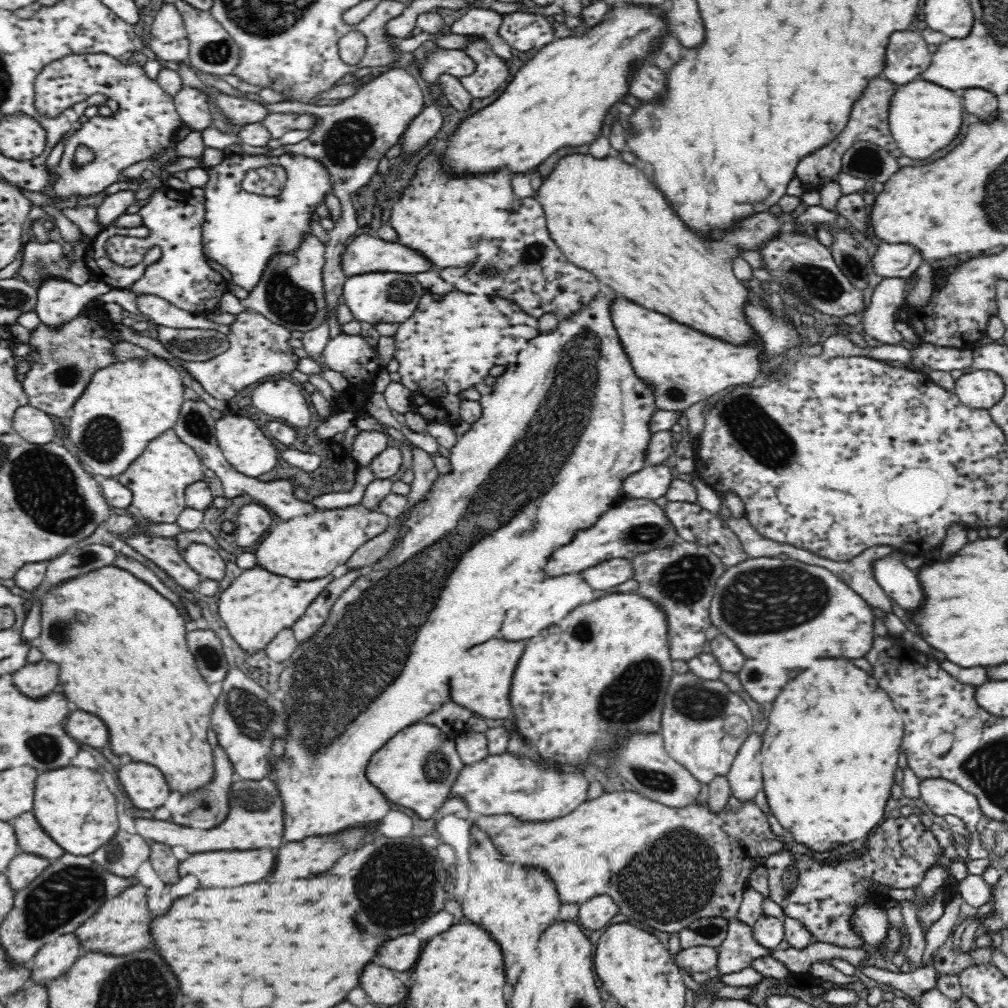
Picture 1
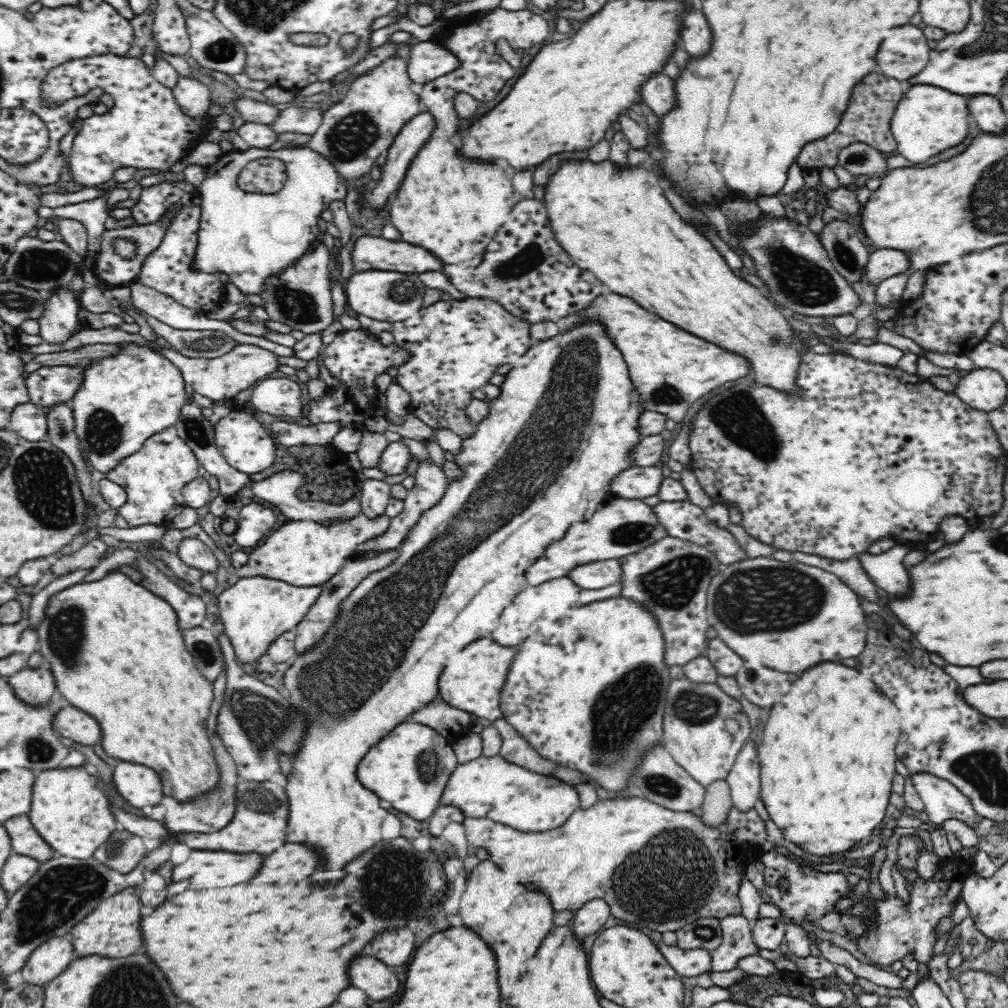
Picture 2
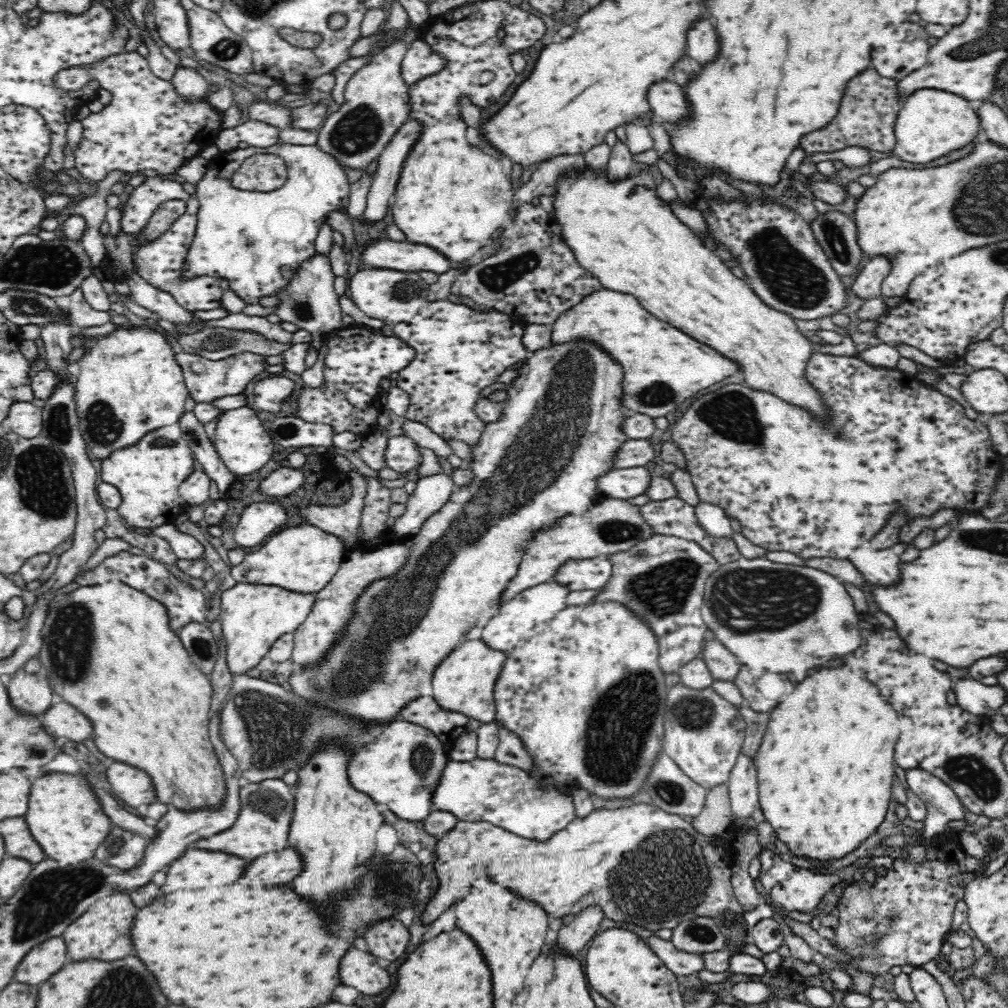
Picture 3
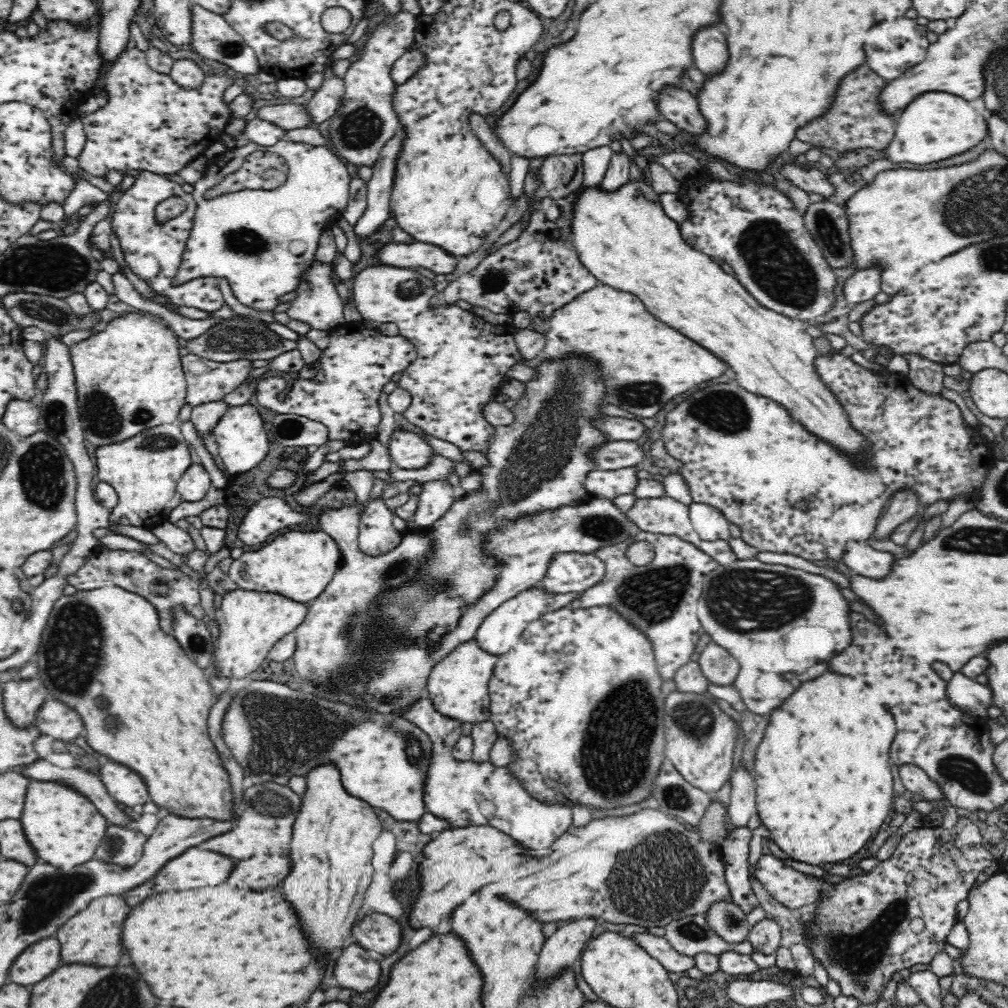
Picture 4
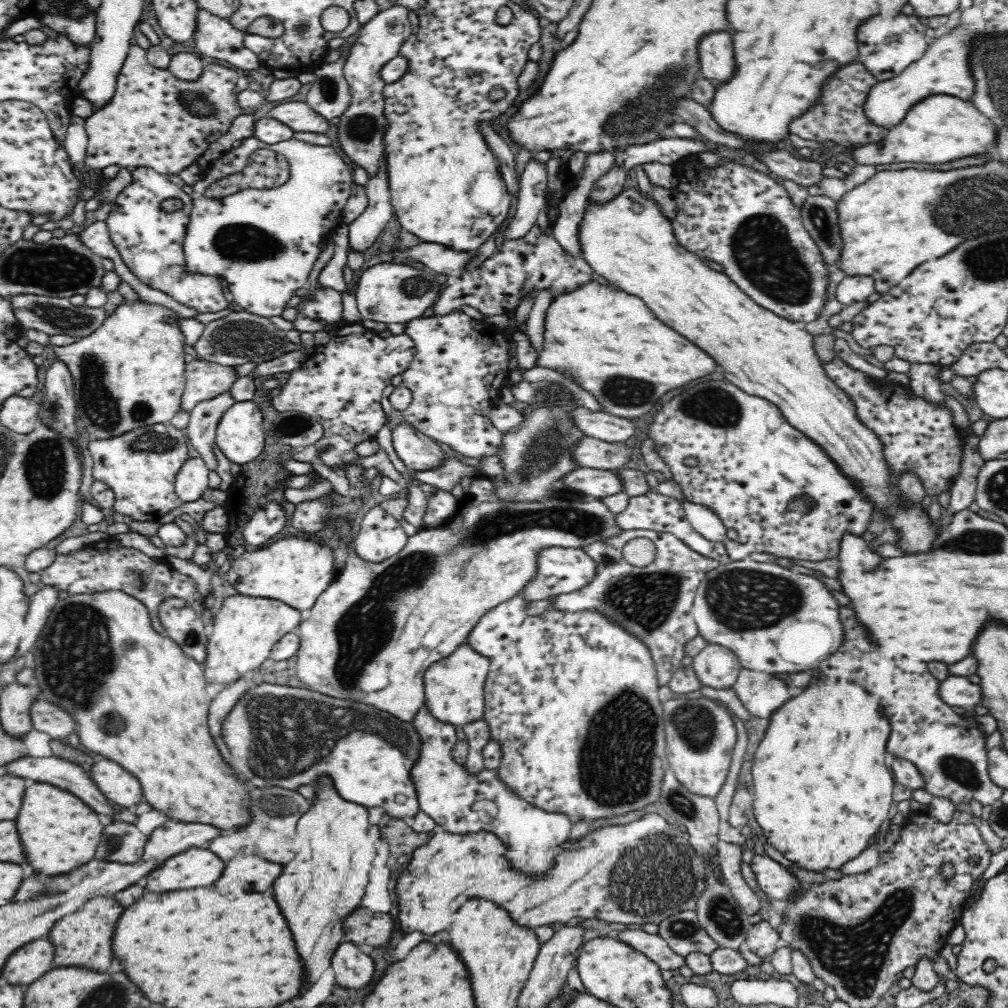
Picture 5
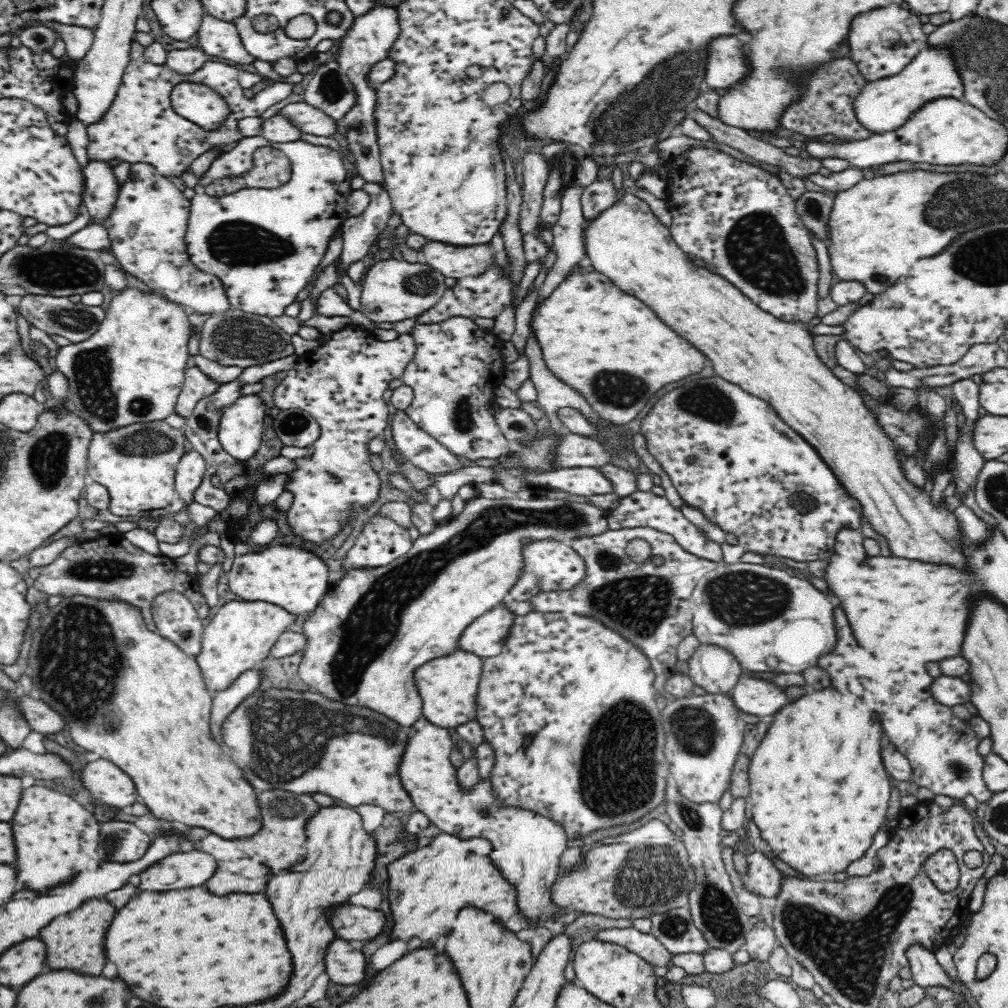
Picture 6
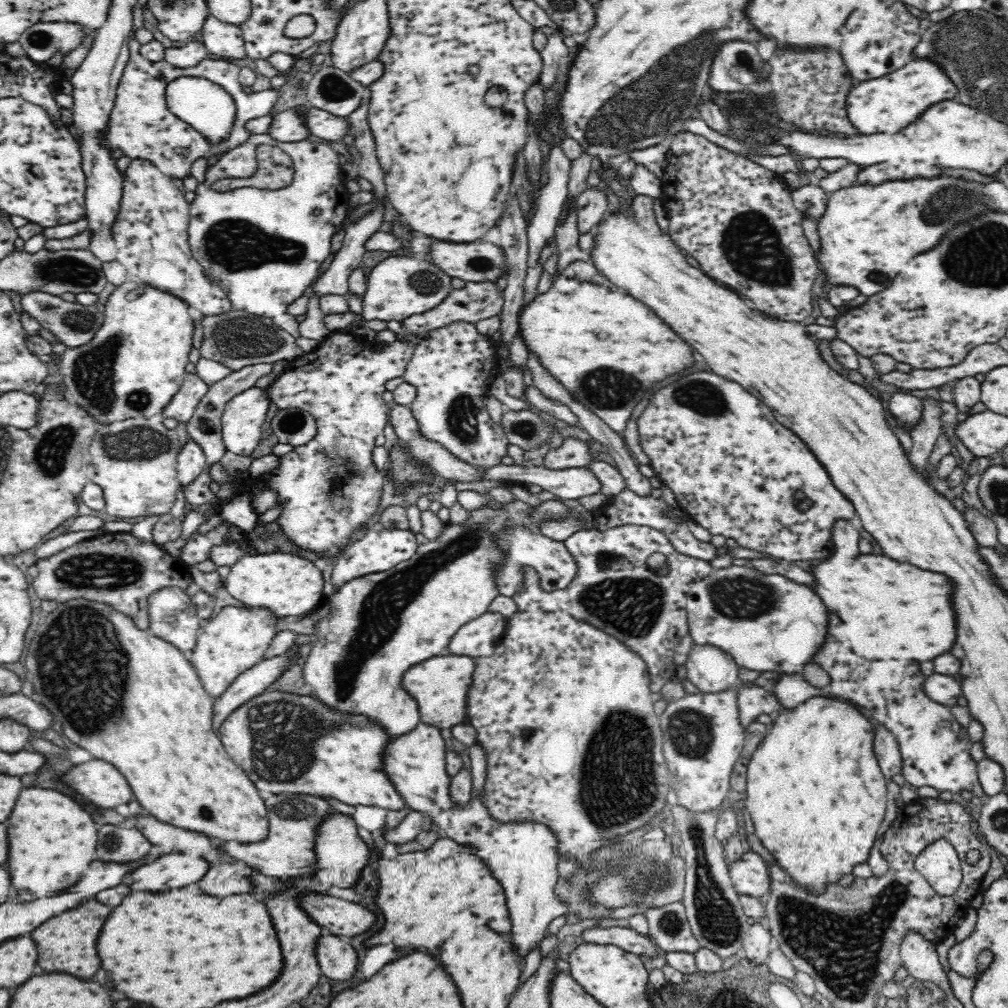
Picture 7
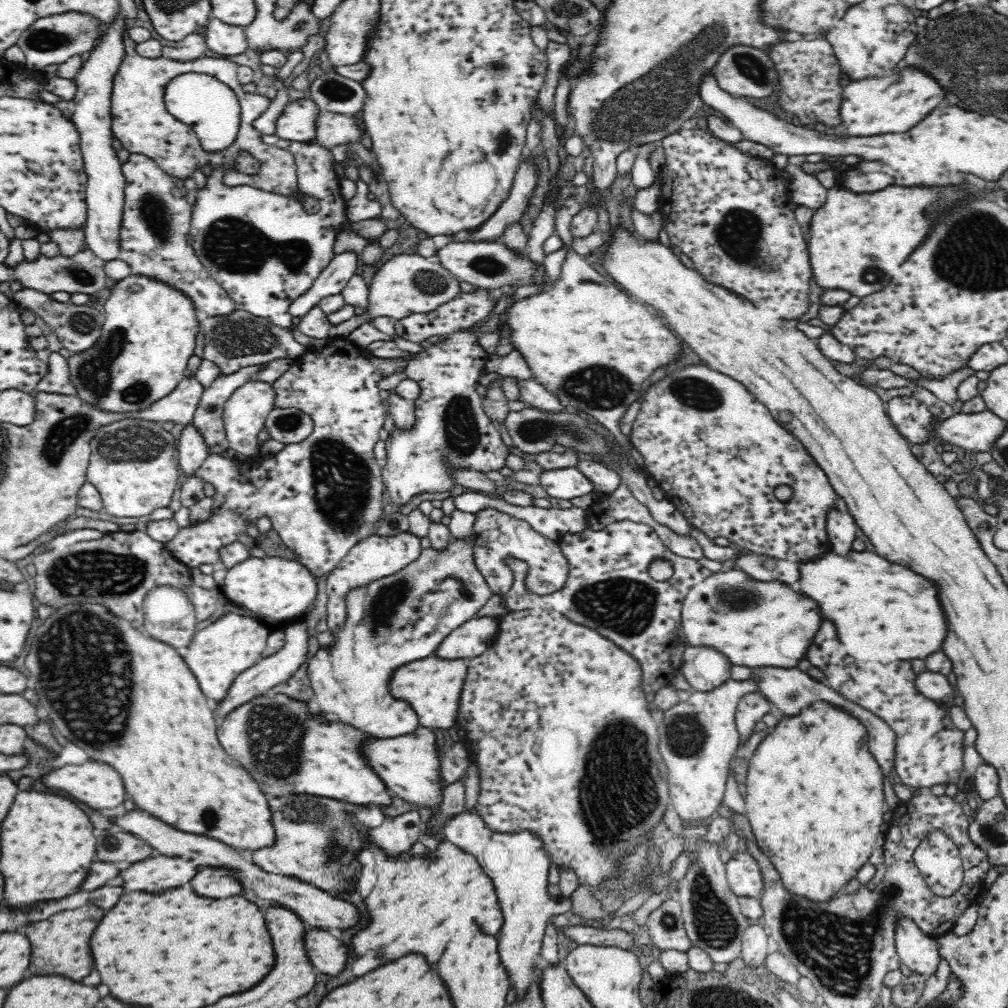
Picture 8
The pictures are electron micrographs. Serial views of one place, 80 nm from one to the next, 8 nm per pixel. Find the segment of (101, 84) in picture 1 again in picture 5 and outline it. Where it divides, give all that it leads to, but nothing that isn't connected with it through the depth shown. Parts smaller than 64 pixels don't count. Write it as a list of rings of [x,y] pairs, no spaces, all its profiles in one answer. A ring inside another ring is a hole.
[[[132,44],[128,58],[122,65],[114,96],[107,105],[98,109],[95,113],[85,119],[85,131],[88,135],[88,144],[85,163],[90,170],[103,170],[110,164],[119,167],[146,166],[163,175],[178,174],[192,163],[196,163],[199,156],[206,152],[211,143],[216,142],[223,134],[229,131],[237,116],[246,113],[246,110],[238,101],[239,92],[236,91],[236,82],[240,73],[237,70],[209,63],[204,66],[198,80],[180,80],[166,68],[156,68],[147,62],[147,50],[138,44]],[[189,90],[197,92],[199,96],[205,96],[215,113],[207,117],[192,115],[178,99],[178,94]]]

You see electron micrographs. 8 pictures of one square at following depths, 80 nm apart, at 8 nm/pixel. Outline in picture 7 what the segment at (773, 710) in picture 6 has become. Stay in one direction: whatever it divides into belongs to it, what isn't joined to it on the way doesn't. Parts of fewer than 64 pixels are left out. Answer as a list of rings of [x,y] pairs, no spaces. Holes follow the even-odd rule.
[[[742,683],[737,694],[738,719],[745,728],[752,724],[758,716],[770,714],[776,708],[780,708],[778,699],[768,692],[765,687],[759,687],[754,683]]]

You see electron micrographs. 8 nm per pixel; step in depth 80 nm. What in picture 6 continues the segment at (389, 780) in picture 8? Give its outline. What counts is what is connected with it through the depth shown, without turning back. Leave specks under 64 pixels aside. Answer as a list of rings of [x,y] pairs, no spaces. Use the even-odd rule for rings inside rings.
[[[423,716],[409,727],[408,743],[405,745],[405,752],[402,754],[396,775],[400,777],[402,787],[410,796],[414,810],[423,812],[442,833],[460,837],[462,840],[488,839],[488,844],[492,845],[488,857],[492,859],[492,863],[498,868],[502,877],[508,880],[508,883],[512,883],[514,893],[516,893],[518,913],[535,929],[543,926],[544,922],[556,917],[559,911],[552,900],[551,892],[553,884],[558,882],[561,873],[560,856],[567,849],[564,829],[560,828],[556,822],[544,816],[537,816],[534,812],[526,812],[518,808],[502,808],[501,810],[493,796],[492,783],[489,779],[476,783],[472,790],[462,791],[456,781],[457,770],[450,763],[451,752],[452,740],[447,729],[432,724]]]

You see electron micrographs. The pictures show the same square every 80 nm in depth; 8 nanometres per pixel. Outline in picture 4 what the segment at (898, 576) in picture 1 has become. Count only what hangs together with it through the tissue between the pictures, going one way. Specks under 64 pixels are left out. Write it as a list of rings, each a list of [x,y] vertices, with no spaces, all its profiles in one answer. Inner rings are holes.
[[[848,540],[840,561],[862,576],[882,578],[882,576],[886,576],[886,572],[890,572],[894,556],[888,552],[878,552],[866,541]]]

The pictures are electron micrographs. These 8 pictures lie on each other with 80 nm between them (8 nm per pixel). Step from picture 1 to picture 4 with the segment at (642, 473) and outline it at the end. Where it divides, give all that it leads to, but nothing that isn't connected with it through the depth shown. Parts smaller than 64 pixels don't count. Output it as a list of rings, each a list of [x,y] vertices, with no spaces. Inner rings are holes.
[[[620,468],[618,470],[590,470],[584,478],[584,489],[591,498],[605,499],[632,494],[636,486],[636,468]]]

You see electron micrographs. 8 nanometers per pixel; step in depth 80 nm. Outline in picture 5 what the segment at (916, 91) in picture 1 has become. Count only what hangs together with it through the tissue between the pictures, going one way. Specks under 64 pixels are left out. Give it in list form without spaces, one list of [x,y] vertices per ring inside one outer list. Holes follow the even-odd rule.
[[[943,94],[929,96],[915,104],[900,124],[887,130],[877,145],[852,145],[846,152],[855,164],[863,165],[898,162],[946,164],[968,156],[982,156],[992,144],[996,144],[994,122],[980,114],[972,102]]]

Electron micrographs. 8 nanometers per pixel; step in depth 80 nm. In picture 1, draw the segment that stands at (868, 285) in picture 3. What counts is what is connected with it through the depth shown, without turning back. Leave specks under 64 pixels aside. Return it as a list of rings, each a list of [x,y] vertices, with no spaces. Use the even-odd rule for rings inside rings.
[[[878,242],[876,253],[872,256],[874,273],[884,278],[904,278],[906,280],[923,264],[921,253],[916,247],[908,244],[888,244]]]

